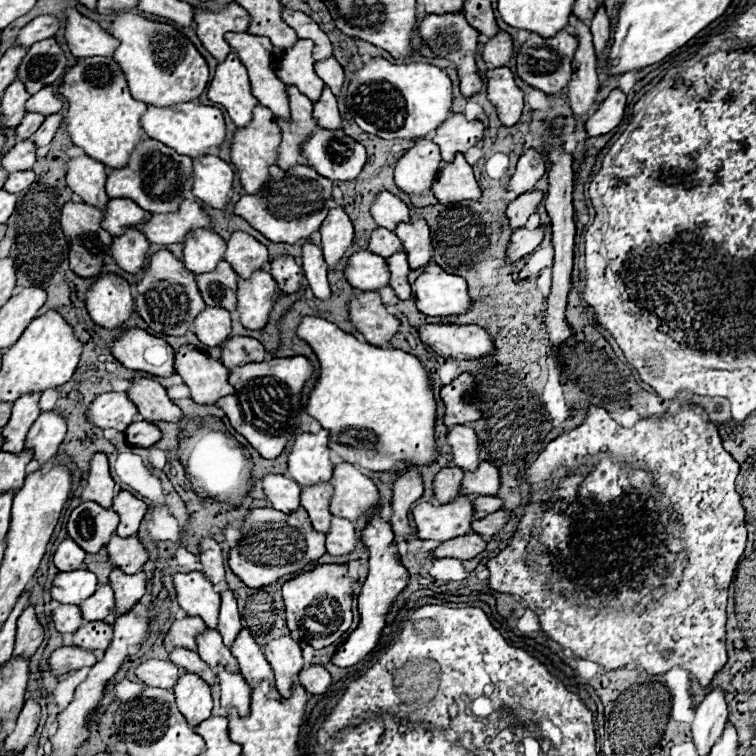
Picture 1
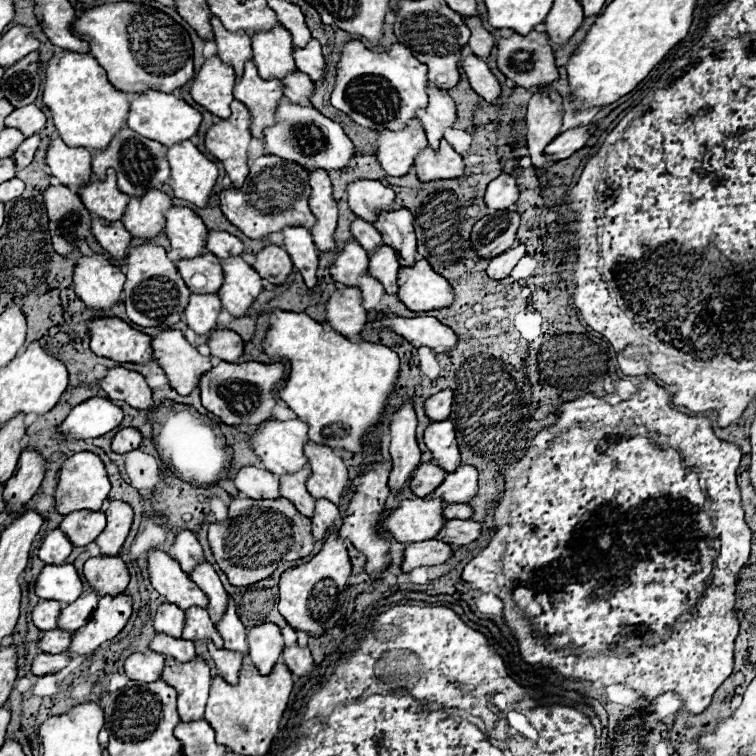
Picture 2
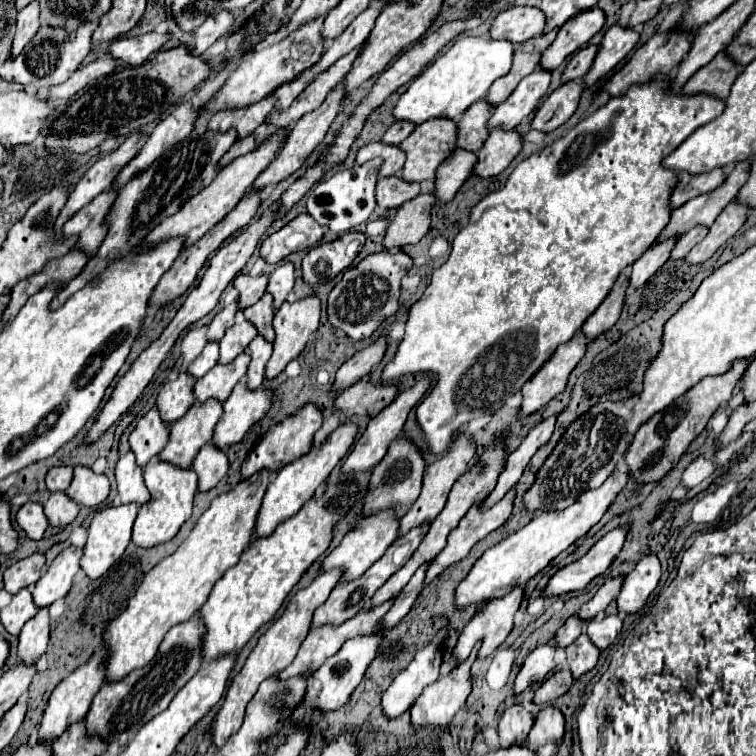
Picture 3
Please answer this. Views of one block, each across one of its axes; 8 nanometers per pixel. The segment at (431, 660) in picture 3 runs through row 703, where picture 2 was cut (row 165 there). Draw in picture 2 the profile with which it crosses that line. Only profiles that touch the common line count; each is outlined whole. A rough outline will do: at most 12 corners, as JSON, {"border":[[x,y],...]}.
{"border":[[424,126],[382,130],[378,160],[388,176],[406,176],[428,148]]}

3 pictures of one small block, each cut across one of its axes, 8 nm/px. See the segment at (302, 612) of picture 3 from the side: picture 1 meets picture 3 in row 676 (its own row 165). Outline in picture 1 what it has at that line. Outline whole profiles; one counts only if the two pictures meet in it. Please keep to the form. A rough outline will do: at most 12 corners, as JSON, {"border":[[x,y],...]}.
{"border":[[256,106],[230,140],[230,160],[246,194],[256,194],[276,164],[282,134]]}

